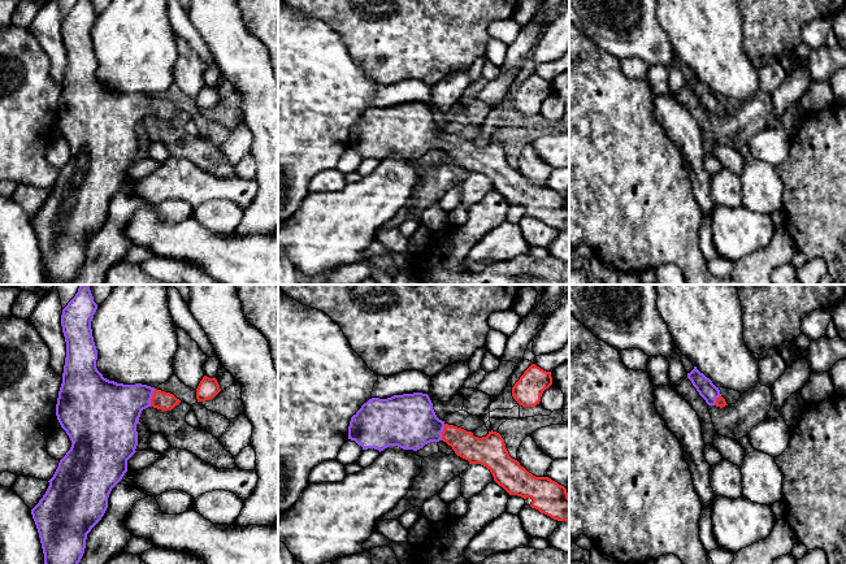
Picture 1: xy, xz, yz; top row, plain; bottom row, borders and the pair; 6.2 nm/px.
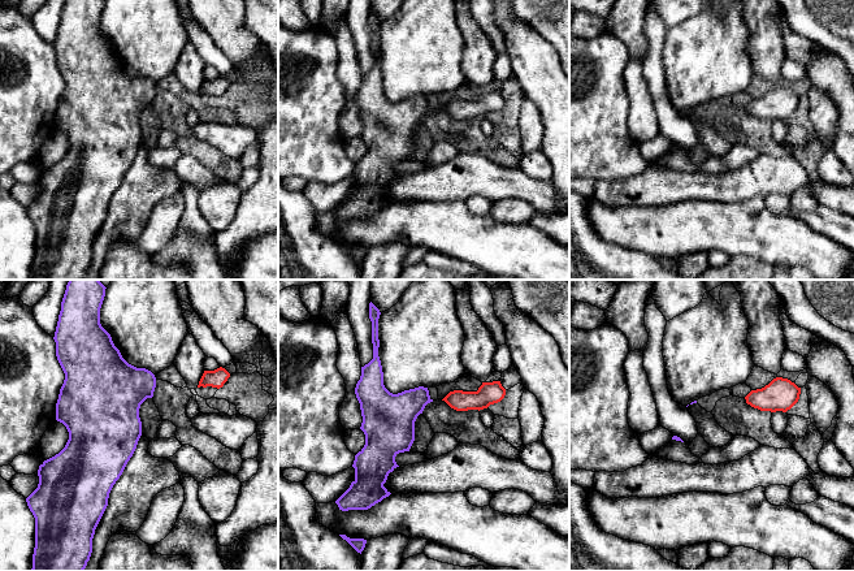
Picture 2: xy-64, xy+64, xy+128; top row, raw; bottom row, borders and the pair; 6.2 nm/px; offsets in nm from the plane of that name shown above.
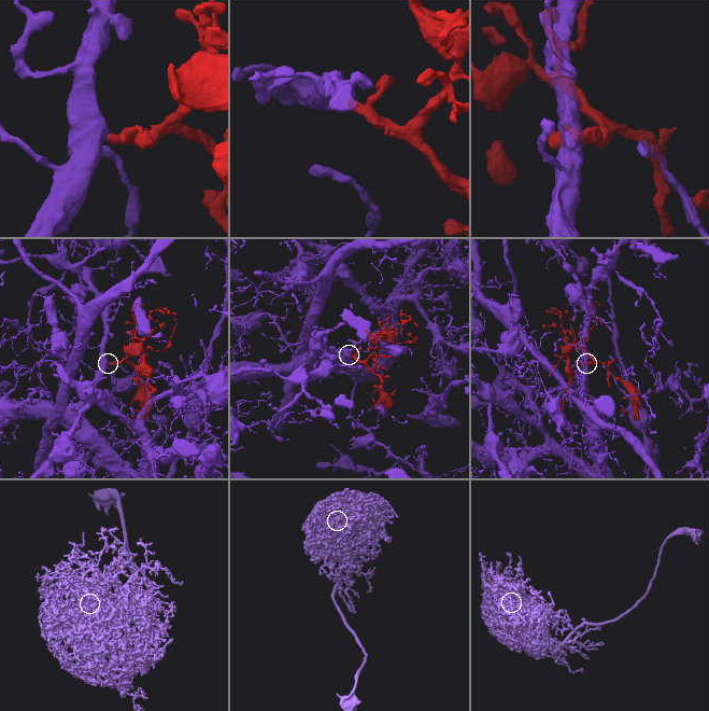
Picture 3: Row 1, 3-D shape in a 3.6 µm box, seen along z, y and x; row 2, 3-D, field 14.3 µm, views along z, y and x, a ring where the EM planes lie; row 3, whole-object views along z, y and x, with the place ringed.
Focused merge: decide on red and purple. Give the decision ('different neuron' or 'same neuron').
same neuron

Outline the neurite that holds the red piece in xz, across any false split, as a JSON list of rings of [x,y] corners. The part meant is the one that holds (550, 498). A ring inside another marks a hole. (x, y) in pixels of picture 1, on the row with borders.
[[[413,392],[394,395],[387,399],[369,399],[351,417],[348,439],[355,441],[363,450],[374,448],[379,452],[390,446],[417,451],[430,442],[443,441],[452,447],[457,456],[468,460],[469,464],[486,467],[491,472],[494,481],[509,495],[517,495],[524,499],[532,498],[532,508],[554,520],[569,521],[569,496],[564,486],[548,477],[535,477],[529,473],[517,460],[509,456],[504,439],[499,433],[491,430],[486,437],[478,438],[472,431],[439,420],[428,394]]]

